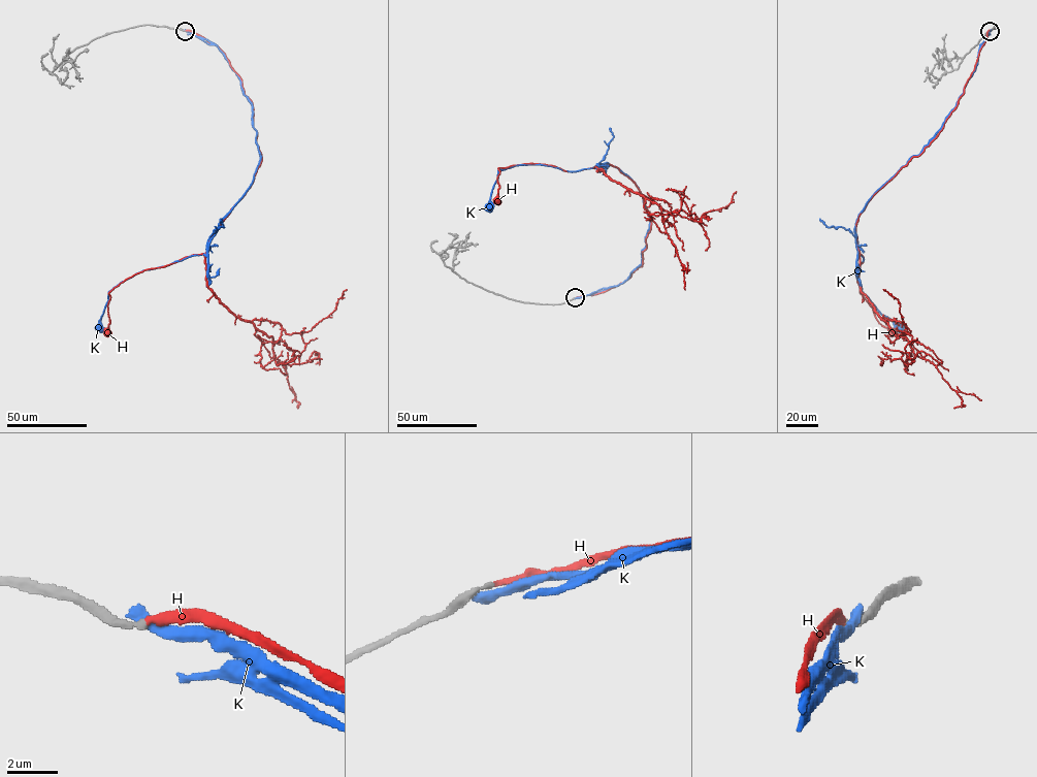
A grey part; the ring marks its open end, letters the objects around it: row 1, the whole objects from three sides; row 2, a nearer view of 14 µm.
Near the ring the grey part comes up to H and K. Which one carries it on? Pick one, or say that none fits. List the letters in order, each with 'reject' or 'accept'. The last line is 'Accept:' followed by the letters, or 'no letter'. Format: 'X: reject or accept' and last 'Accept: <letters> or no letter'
H: accept
K: reject
Accept: H

